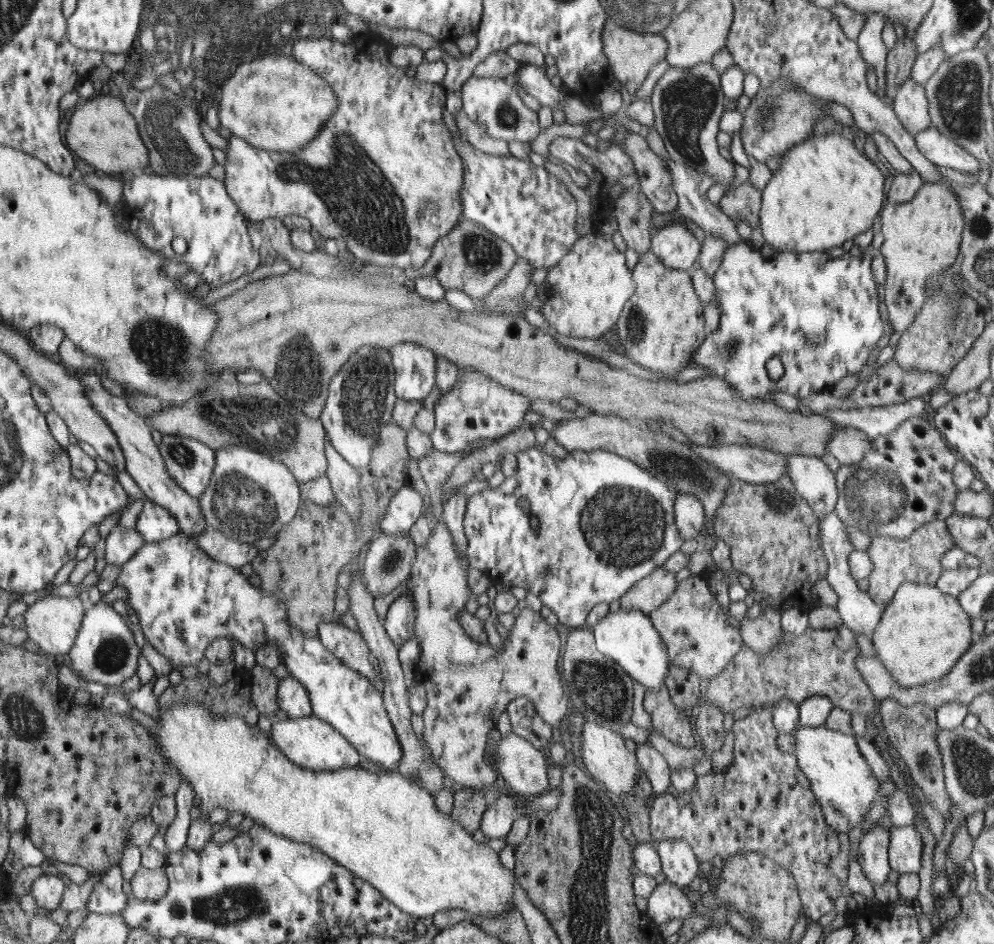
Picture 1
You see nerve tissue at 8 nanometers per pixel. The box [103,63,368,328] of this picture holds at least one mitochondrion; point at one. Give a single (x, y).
(166, 125)

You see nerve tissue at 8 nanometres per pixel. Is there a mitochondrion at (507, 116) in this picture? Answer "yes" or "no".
yes

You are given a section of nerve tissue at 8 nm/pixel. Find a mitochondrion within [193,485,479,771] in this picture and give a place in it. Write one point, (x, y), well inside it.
(387, 566)

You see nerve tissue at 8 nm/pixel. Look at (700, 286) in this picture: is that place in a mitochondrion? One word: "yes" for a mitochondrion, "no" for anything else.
no

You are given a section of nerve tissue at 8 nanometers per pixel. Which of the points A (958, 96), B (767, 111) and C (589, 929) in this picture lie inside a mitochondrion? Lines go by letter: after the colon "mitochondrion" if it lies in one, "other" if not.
A: mitochondrion
B: mitochondrion
C: mitochondrion

